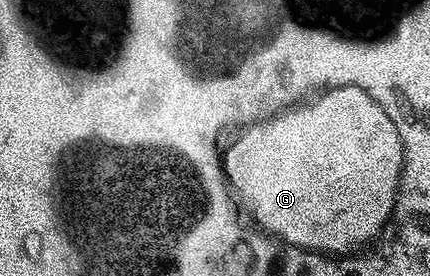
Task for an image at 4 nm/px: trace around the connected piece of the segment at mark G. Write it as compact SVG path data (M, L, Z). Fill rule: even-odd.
M356 86L330 87L322 91L318 96L312 97L294 108L287 108L274 116L268 116L260 121L252 122L246 128L240 130L243 131L228 144L227 151L222 151L221 165L225 181L234 201L241 207L242 213L244 210L256 222L254 225L262 233L294 249L310 250L312 254L351 256L362 251L368 244L374 243L375 239L382 234L384 226L390 223L391 211L395 208L395 195L399 193L403 173L403 141L393 124L393 120L389 120L386 112L361 88Z

